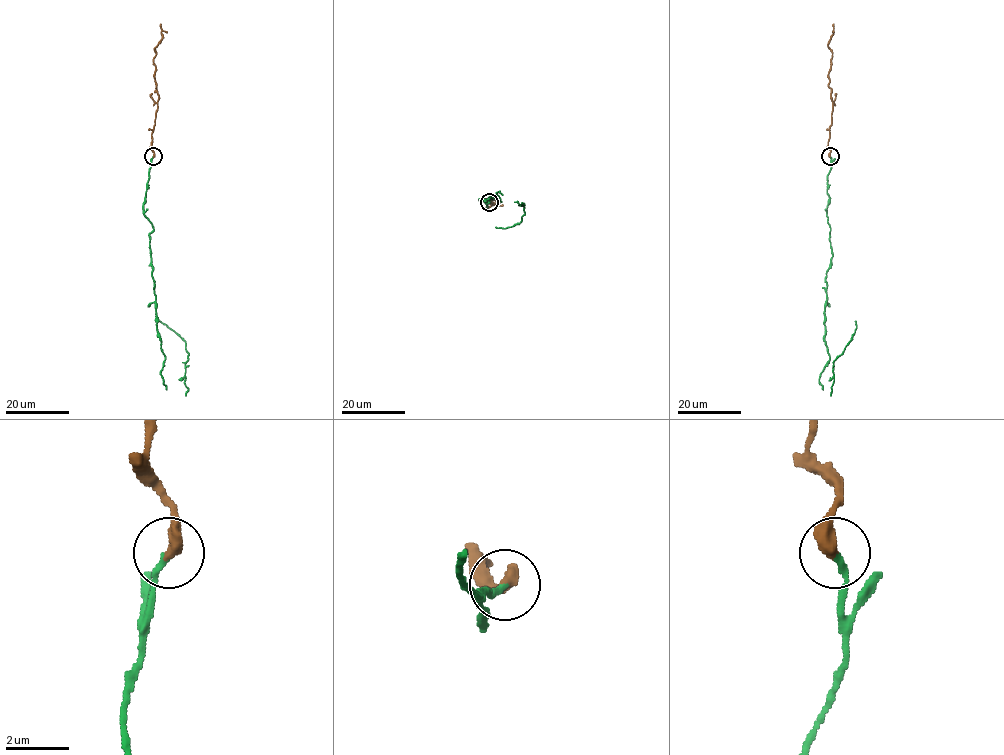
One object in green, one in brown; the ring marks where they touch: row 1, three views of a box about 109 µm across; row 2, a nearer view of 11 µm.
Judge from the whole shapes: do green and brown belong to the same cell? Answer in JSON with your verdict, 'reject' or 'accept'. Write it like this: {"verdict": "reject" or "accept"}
{"verdict": "accept"}

